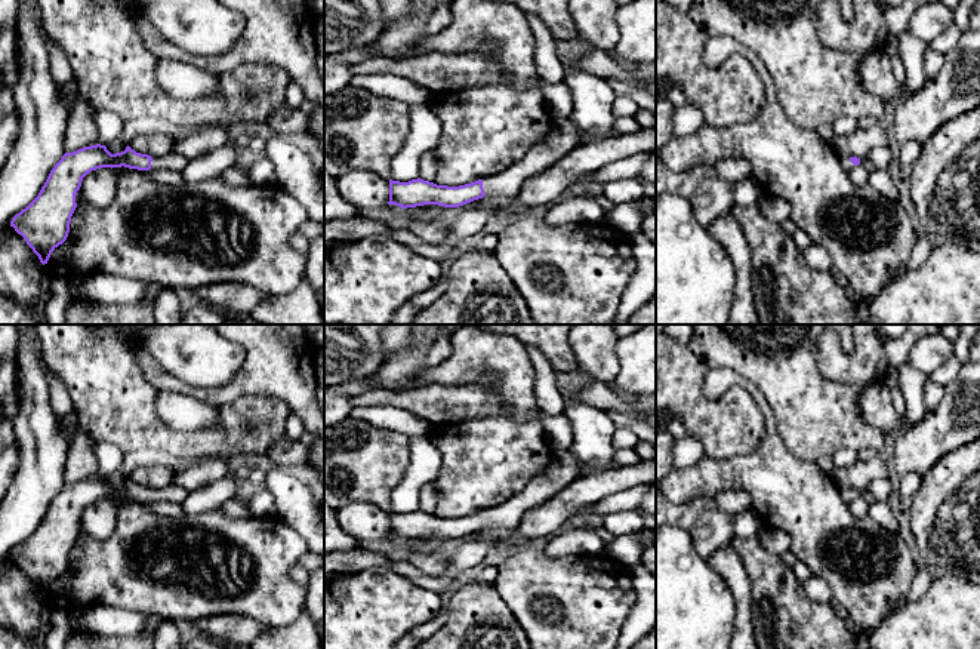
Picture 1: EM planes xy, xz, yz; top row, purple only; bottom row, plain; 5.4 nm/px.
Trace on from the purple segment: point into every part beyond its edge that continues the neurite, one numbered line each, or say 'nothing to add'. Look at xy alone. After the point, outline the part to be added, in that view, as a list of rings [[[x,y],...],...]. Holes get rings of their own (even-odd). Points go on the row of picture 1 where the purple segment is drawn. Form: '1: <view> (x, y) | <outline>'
1: xy (173, 160) | [[[170,151],[169,154],[163,156],[163,157],[152,157],[151,162],[151,169],[157,170],[157,169],[170,169],[170,170],[176,170],[176,172],[182,172],[185,169],[185,166],[188,164],[189,159]]]

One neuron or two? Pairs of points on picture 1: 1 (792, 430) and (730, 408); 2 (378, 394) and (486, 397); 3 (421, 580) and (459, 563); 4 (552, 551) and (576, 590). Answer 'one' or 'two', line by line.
1: one
2: one
3: one
4: two

